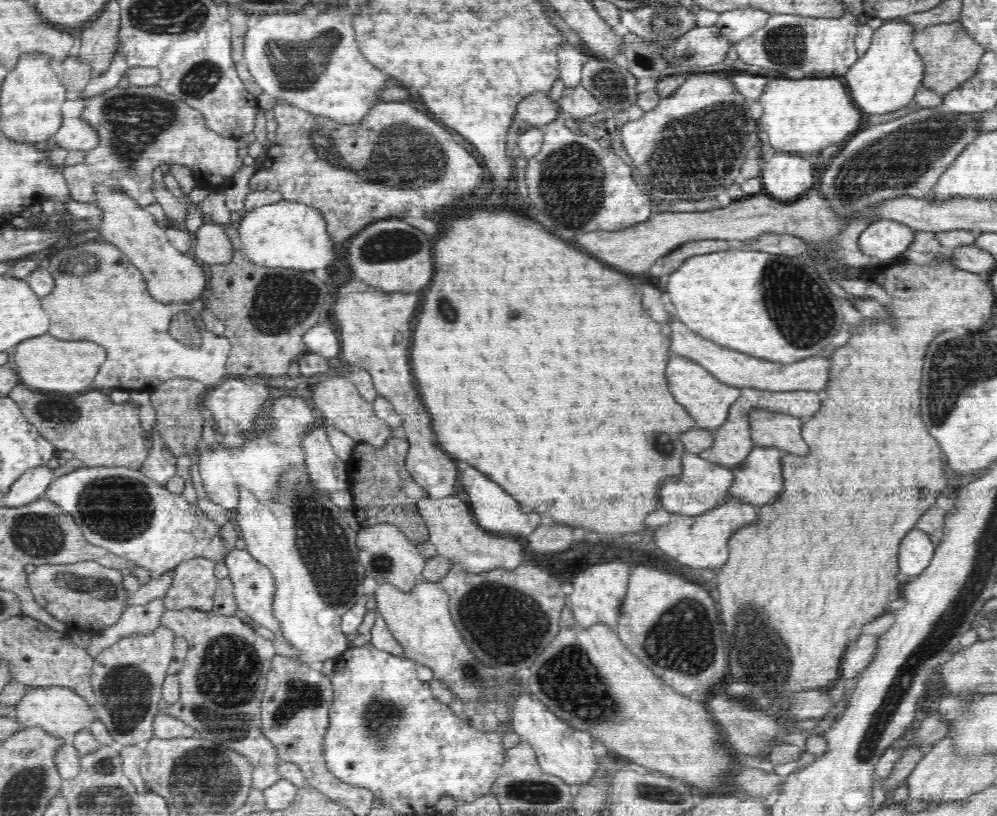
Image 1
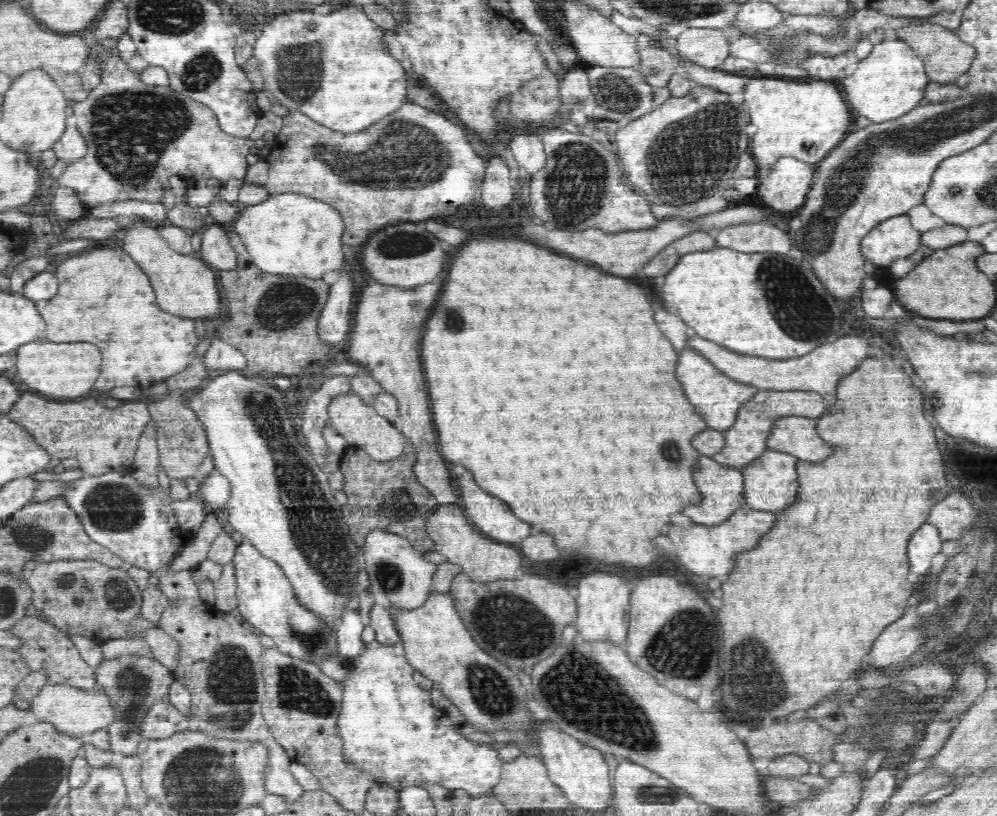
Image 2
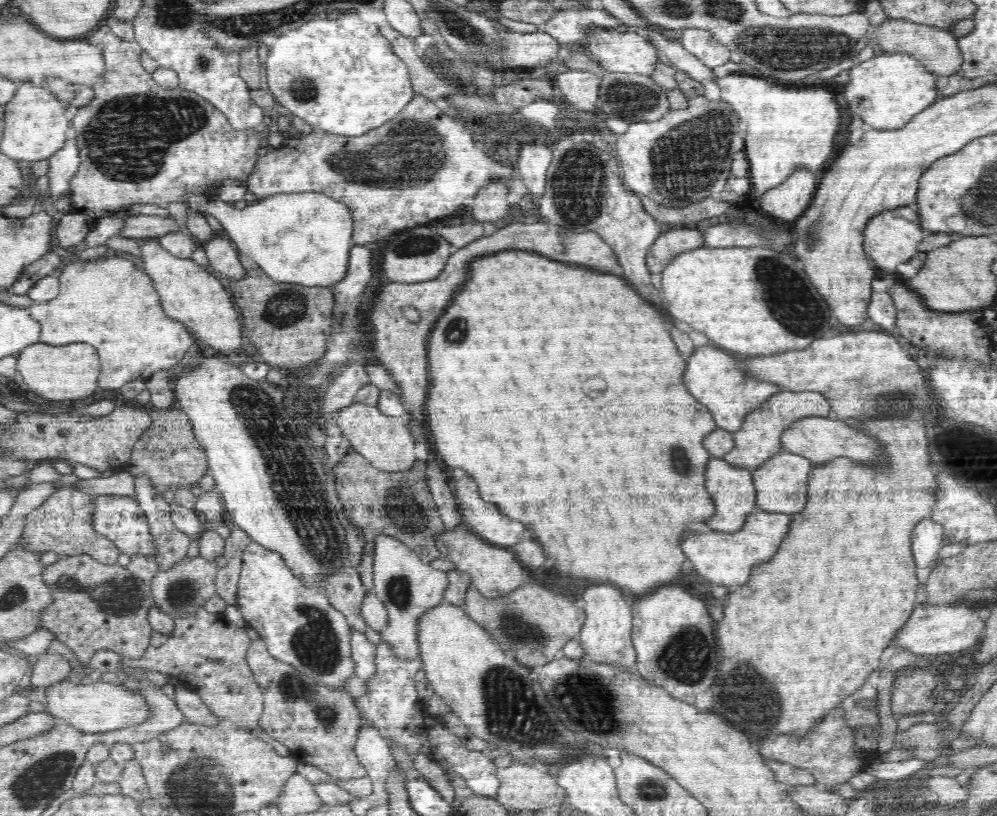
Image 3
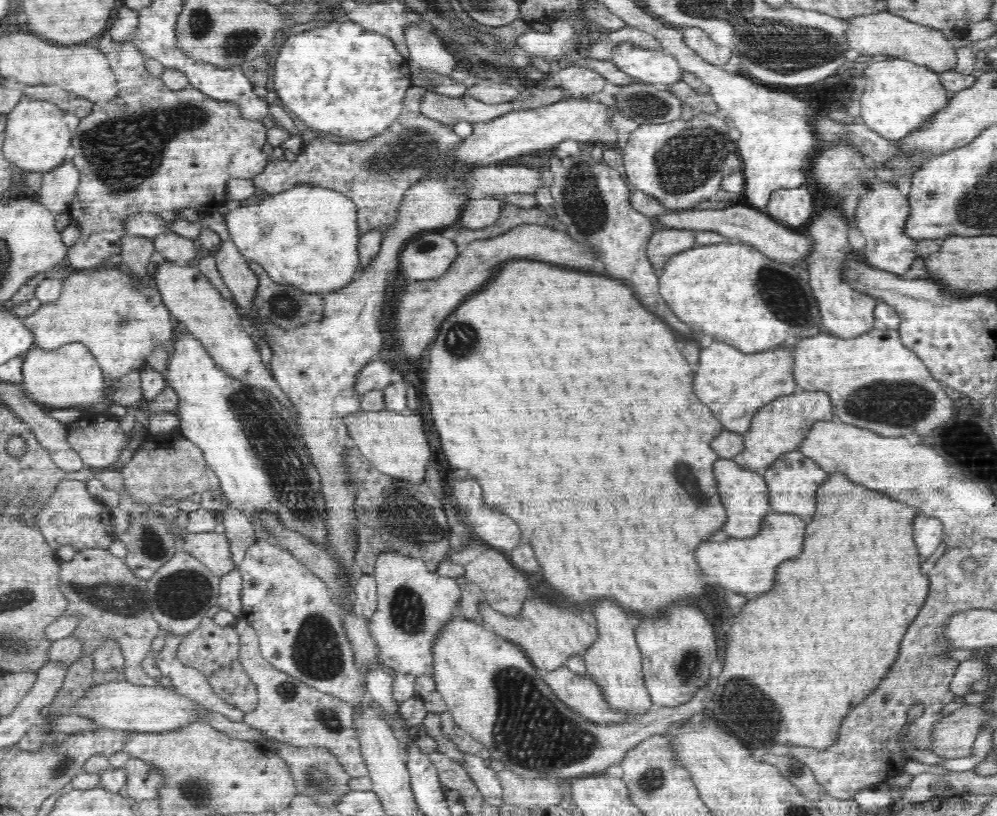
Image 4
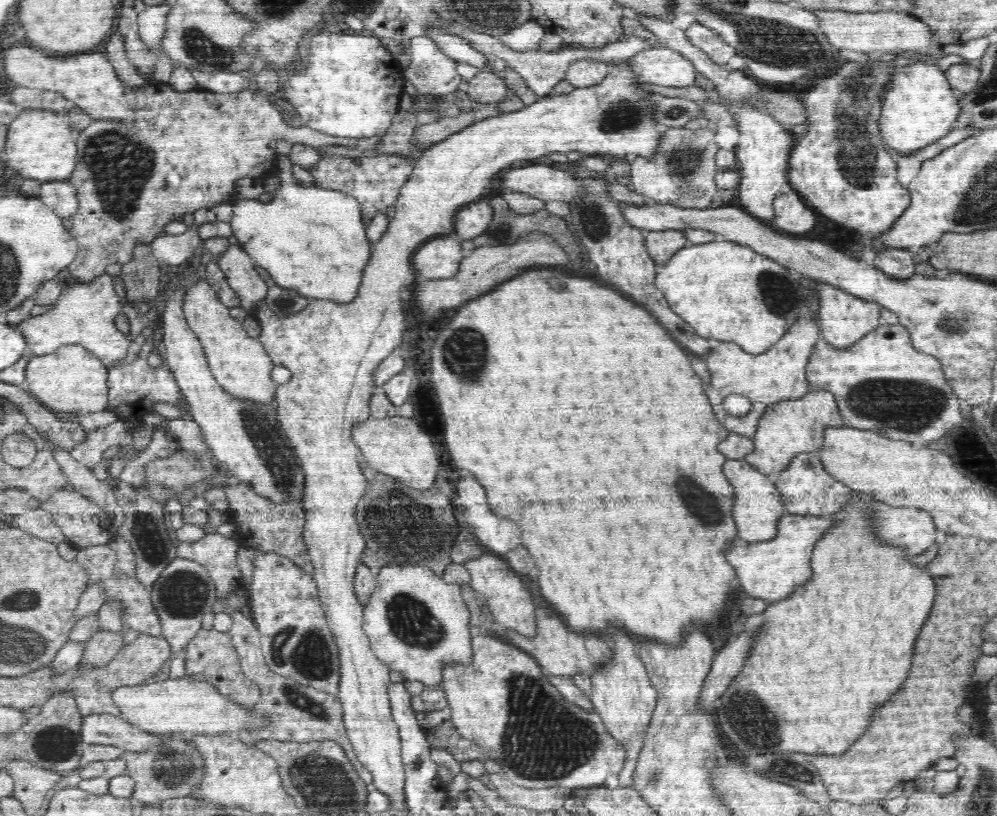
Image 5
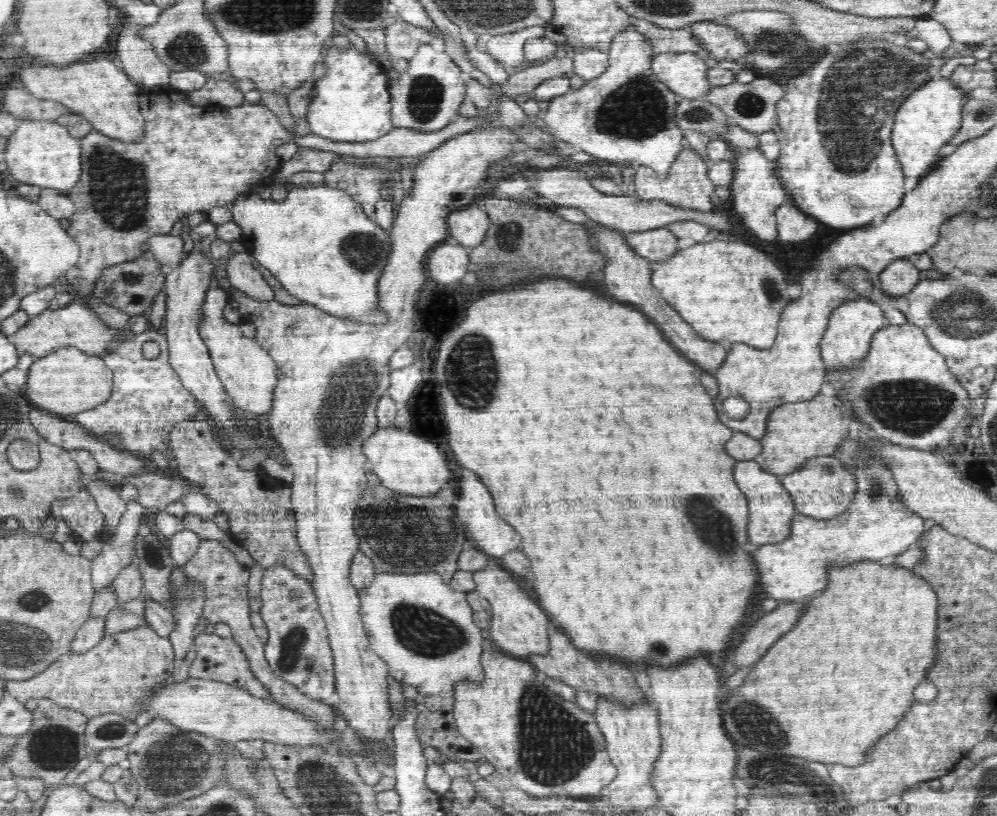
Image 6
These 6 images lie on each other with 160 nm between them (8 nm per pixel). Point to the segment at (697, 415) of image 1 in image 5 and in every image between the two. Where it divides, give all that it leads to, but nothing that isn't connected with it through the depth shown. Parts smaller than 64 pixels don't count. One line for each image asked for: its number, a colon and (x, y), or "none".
2: (716, 397)
3: (714, 377)
4: (734, 386)
5: (778, 374)

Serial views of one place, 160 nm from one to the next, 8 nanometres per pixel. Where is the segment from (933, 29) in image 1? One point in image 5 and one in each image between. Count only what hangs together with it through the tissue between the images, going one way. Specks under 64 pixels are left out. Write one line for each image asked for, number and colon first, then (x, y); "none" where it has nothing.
2: (946, 57)
3: (937, 50)
4: (883, 33)
5: (884, 32)

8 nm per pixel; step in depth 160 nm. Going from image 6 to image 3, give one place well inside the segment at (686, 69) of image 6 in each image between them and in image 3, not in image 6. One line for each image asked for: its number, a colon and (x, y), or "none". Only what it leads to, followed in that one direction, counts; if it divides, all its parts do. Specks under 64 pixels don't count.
3: (625, 52)
4: (658, 68)
5: (658, 65)

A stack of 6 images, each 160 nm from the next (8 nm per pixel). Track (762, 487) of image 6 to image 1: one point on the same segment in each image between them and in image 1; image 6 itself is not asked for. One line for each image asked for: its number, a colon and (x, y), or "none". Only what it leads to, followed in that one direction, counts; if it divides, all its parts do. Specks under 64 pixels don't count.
1: (702, 486)
2: (722, 488)
3: (731, 489)
4: (744, 493)
5: (758, 507)

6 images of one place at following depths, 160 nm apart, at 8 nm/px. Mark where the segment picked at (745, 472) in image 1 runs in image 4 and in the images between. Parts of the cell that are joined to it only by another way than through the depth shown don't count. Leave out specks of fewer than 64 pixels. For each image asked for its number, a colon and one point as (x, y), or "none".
2: (771, 481)
3: (781, 482)
4: (793, 478)

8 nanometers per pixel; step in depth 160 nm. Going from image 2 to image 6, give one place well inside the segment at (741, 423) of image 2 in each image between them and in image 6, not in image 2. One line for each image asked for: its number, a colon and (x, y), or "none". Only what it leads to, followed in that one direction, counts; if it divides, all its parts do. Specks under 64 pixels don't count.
3: (759, 437)
4: (780, 426)
5: (787, 428)
6: (797, 431)

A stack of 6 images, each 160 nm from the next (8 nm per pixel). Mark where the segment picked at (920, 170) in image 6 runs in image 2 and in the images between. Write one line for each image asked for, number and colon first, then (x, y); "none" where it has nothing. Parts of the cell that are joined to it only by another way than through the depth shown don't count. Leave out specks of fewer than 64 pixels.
2: (889, 83)
3: (885, 92)
4: (899, 97)
5: (919, 107)

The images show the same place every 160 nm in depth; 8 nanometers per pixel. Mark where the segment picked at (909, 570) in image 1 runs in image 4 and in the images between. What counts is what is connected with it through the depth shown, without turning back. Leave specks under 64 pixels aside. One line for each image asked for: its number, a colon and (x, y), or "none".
2: (925, 543)
3: (928, 536)
4: (927, 531)

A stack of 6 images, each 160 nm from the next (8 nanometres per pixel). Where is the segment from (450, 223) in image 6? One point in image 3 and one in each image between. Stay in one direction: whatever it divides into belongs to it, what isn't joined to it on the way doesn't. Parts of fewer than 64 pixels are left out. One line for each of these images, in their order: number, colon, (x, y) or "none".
3: (491, 202)
4: (478, 213)
5: (473, 219)

